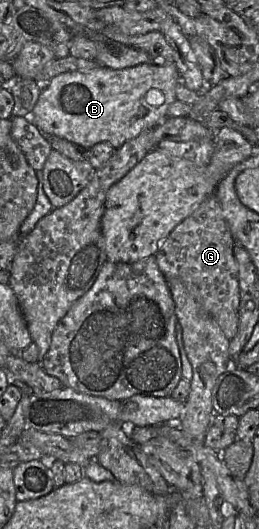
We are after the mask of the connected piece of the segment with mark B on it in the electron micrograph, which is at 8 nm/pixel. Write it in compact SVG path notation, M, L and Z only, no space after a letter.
M143 63L123 69L100 67L90 71L62 73L52 78L49 85L41 91L32 110L33 124L44 135L54 135L85 148L91 148L98 143L109 143L114 148L120 148L143 130L157 126L168 117L168 108L177 99L175 87L179 82L180 73L175 63Z

